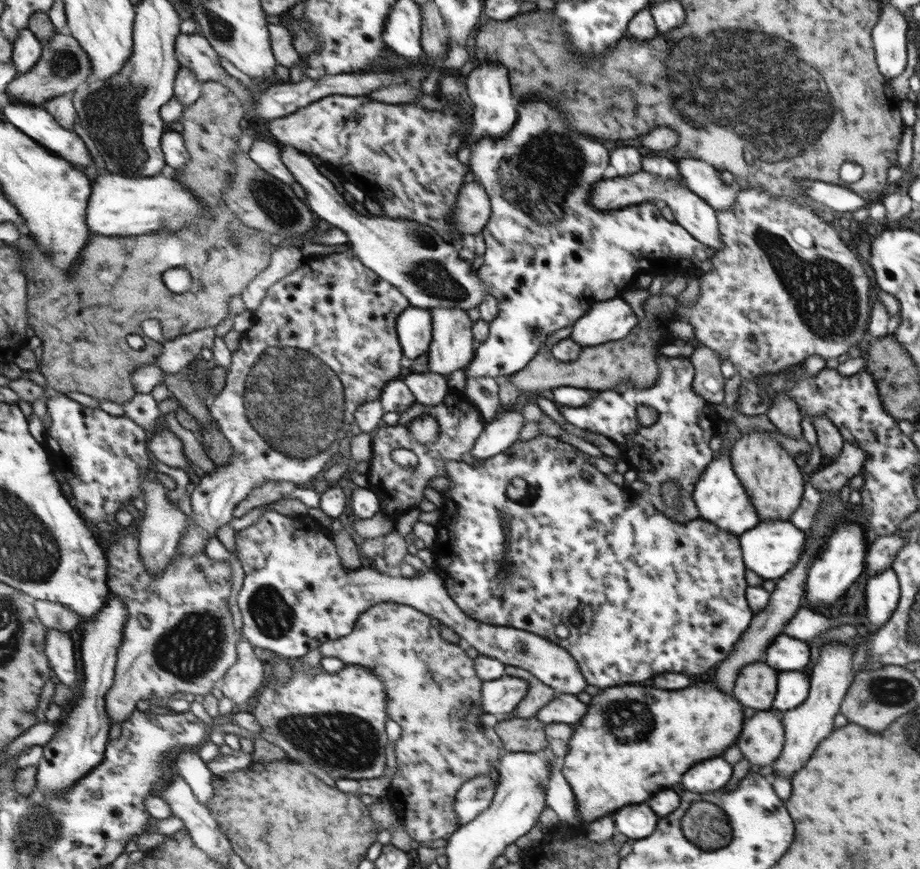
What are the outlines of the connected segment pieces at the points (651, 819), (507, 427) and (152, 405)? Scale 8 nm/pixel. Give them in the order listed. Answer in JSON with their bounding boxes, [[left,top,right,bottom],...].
[[612,804,658,841],[473,410,523,463],[122,393,162,433]]

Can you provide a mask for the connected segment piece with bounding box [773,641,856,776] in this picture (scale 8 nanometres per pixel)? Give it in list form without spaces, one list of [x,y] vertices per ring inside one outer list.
[[[840,641],[824,644],[824,650],[820,652],[816,666],[812,670],[814,680],[808,700],[797,709],[782,714],[786,742],[781,756],[773,762],[773,775],[792,776],[812,756],[816,746],[836,730],[834,716],[840,713],[842,702],[845,701],[846,694],[856,678],[852,660],[854,660],[854,646],[848,646]]]

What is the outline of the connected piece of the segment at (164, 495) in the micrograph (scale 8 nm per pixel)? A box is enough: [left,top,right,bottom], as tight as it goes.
[141,479,190,576]

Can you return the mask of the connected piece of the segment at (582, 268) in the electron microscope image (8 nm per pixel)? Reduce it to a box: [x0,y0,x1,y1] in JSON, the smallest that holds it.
[465,100,715,378]

